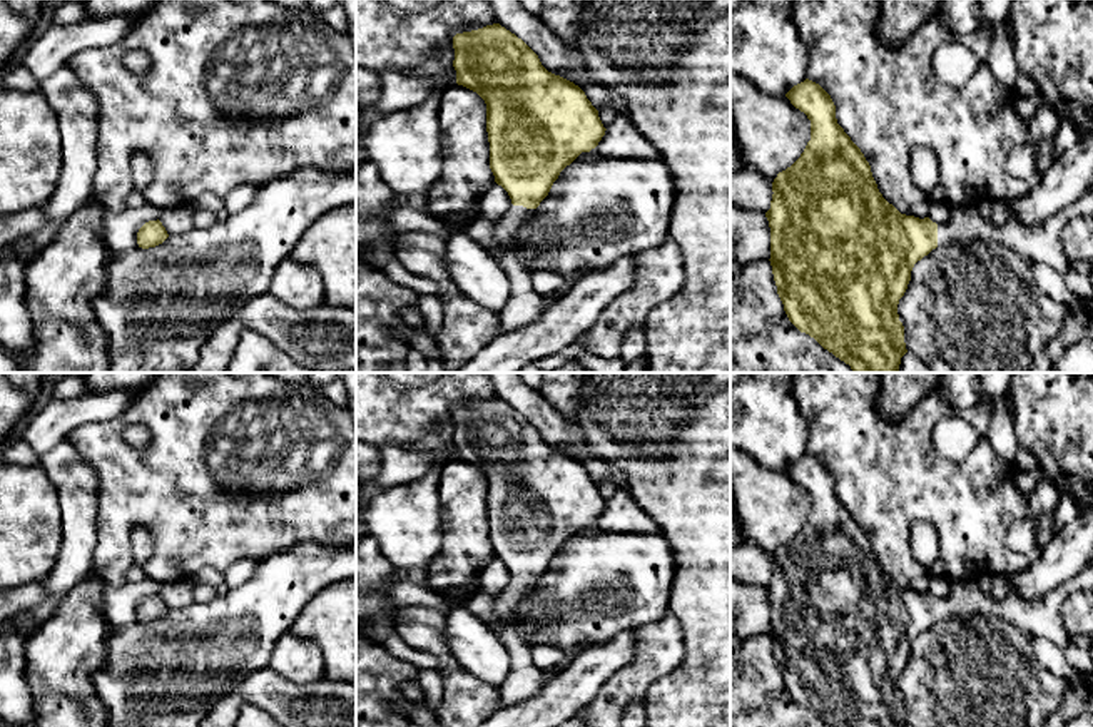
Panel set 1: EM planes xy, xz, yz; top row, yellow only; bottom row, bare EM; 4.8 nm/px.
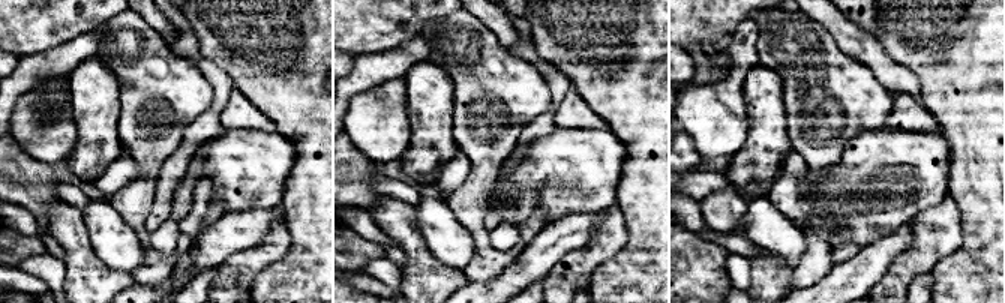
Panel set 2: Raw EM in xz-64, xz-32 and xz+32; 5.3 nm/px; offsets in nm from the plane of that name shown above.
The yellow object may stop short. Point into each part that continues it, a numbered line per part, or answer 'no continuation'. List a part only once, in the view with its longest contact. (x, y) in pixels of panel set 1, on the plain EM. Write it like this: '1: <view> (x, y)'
1: xz (525, 679)

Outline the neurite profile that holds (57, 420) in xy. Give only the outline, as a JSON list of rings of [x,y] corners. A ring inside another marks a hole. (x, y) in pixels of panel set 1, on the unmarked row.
[[[115,389],[85,393],[70,399],[50,399],[22,428],[18,438],[42,456],[80,426],[119,416],[137,396],[137,391]]]

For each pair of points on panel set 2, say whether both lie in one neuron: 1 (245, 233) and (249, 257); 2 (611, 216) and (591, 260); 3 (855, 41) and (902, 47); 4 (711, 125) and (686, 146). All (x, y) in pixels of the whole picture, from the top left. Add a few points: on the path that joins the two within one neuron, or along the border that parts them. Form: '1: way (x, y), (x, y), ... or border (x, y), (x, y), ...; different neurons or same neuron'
1: border (273, 225), (258, 243), (233, 252), (218, 267); different neurons
2: way (611, 227), (609, 239), (599, 249); same neuron
3: border (875, 36), (878, 44), (896, 62), (906, 66); different neurons
4: border (684, 131), (702, 156); different neurons

